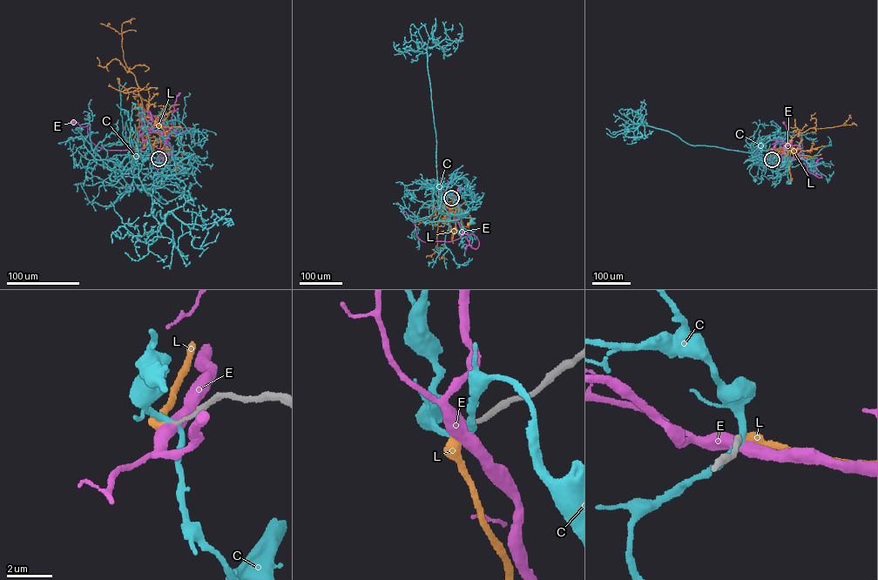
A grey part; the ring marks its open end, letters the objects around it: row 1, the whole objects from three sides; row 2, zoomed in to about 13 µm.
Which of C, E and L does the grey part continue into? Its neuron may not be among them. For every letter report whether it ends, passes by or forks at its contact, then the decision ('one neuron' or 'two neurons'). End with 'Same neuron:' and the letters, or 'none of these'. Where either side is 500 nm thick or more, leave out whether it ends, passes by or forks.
C: it passes by | two neurons
E: two neurons
L: it ends | one neuron
Same neuron: L

